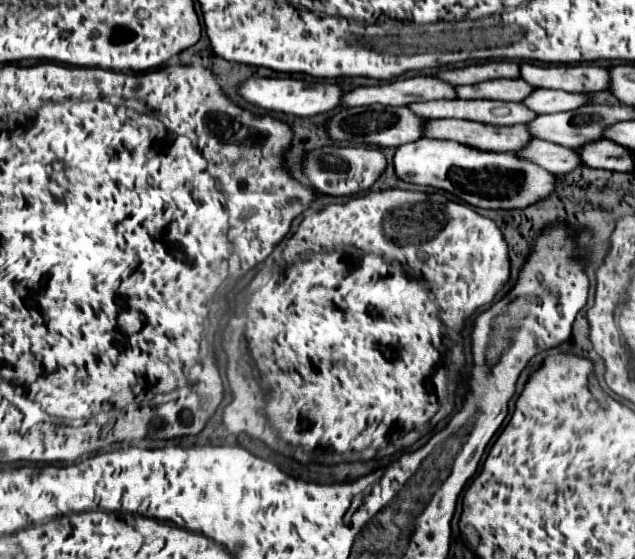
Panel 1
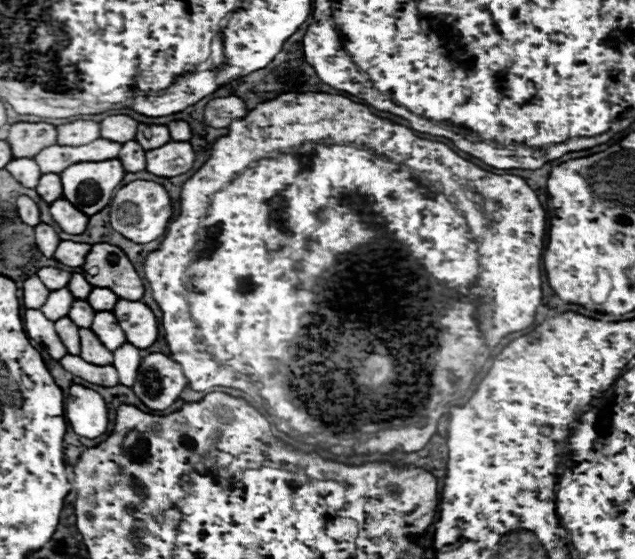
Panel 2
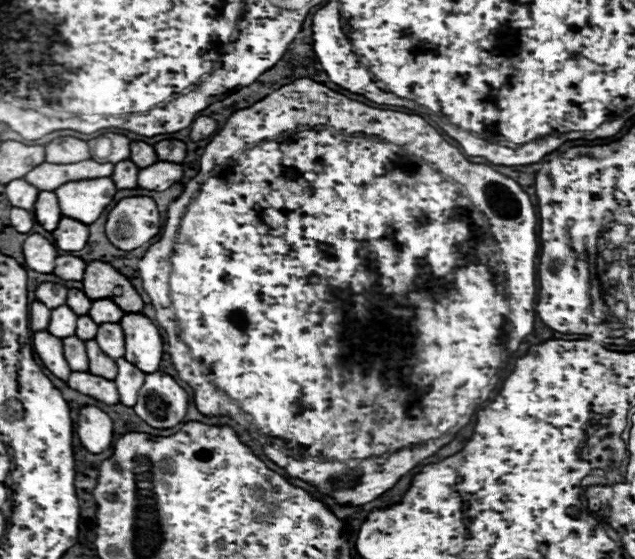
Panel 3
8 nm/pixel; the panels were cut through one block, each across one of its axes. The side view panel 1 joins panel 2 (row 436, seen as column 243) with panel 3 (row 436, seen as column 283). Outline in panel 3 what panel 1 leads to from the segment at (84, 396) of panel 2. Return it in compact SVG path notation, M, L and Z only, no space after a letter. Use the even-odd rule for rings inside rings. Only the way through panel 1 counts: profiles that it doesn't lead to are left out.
M82 406L78 414L78 428L76 434L82 442L82 446L94 454L104 452L112 444L114 426L110 416L96 408L96 406Z

